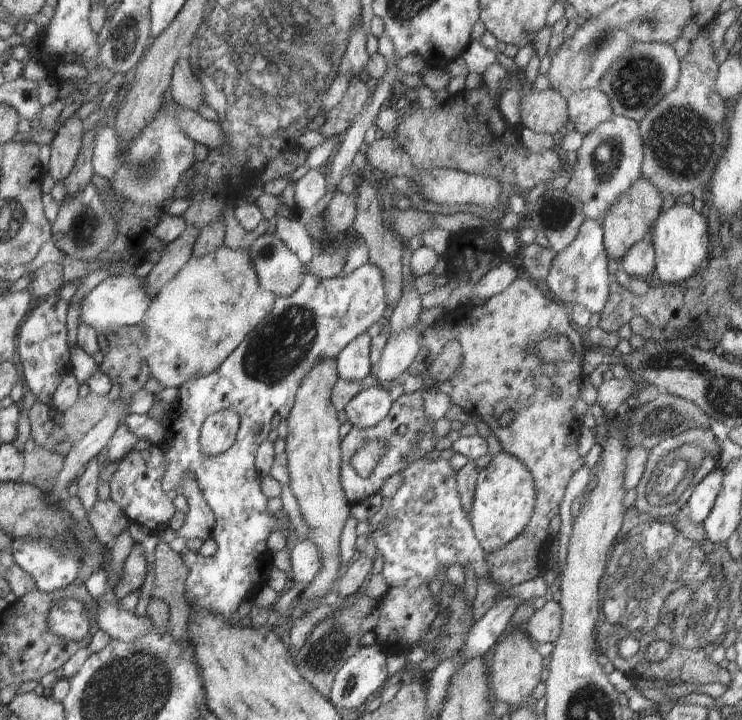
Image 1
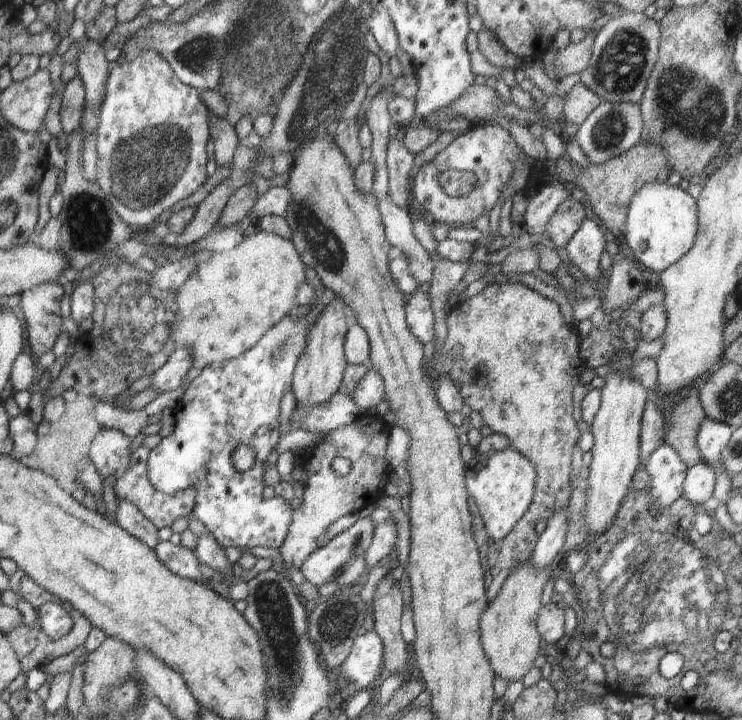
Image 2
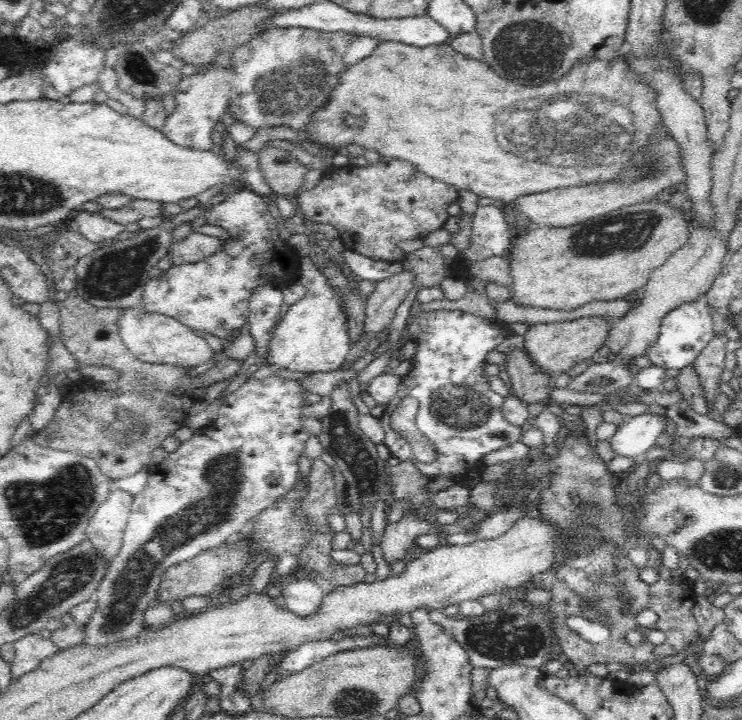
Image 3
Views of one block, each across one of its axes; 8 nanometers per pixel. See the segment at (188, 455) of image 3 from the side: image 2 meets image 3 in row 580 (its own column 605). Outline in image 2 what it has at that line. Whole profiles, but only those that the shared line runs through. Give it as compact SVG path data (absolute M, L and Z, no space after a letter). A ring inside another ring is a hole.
M600 101L596 110L579 126L573 140L577 140L591 164L599 165L642 142L642 129L643 118L638 103Z

